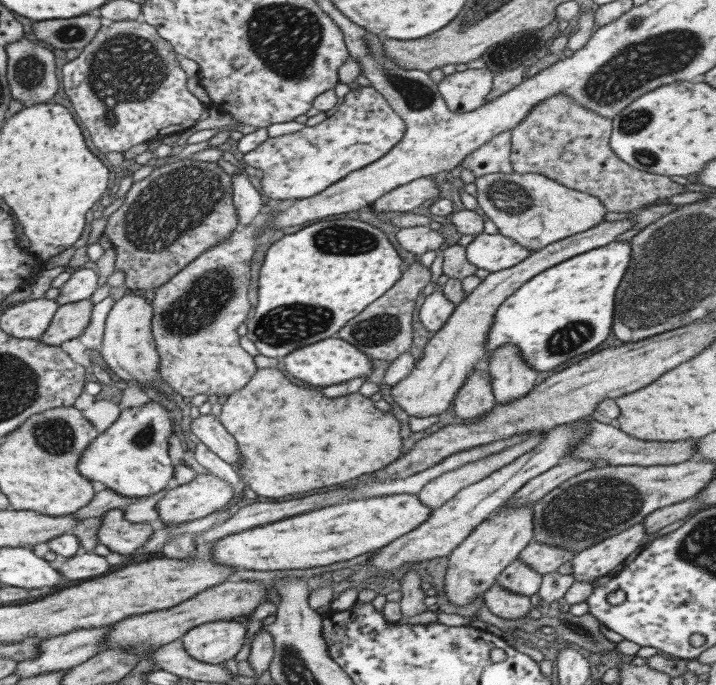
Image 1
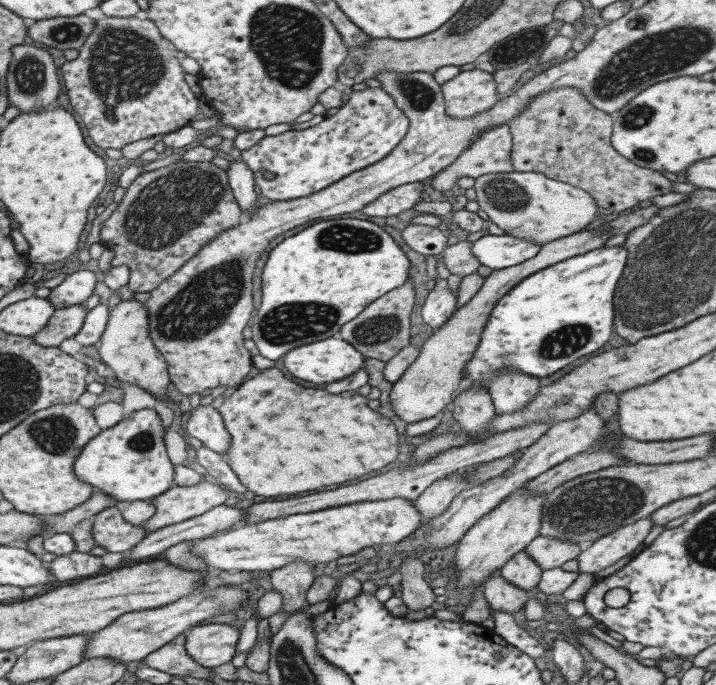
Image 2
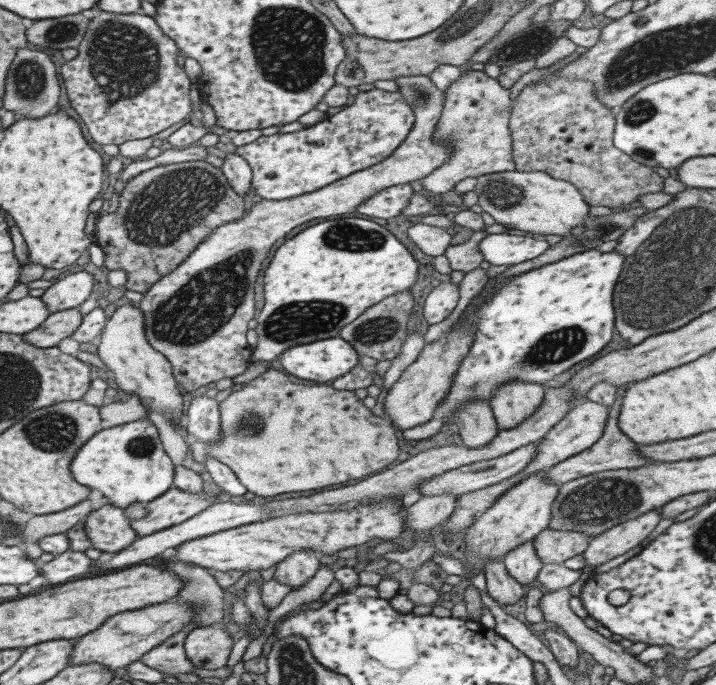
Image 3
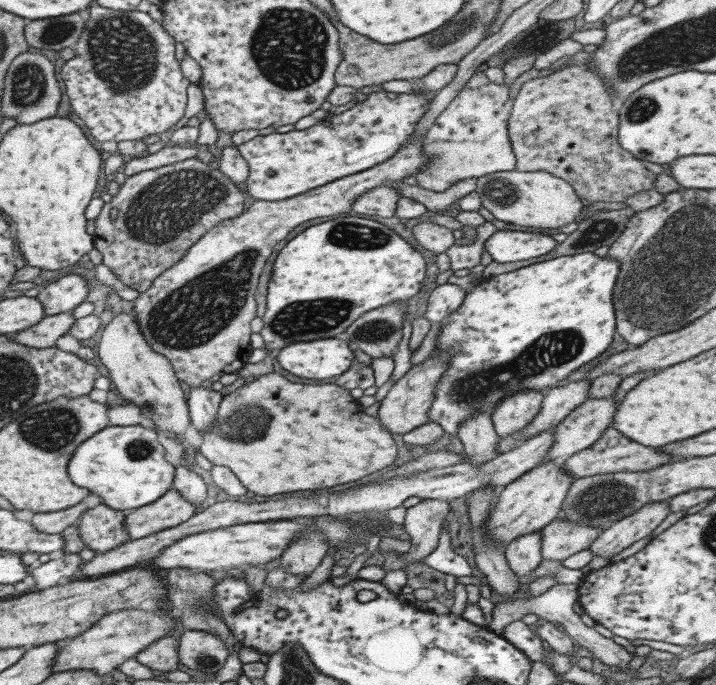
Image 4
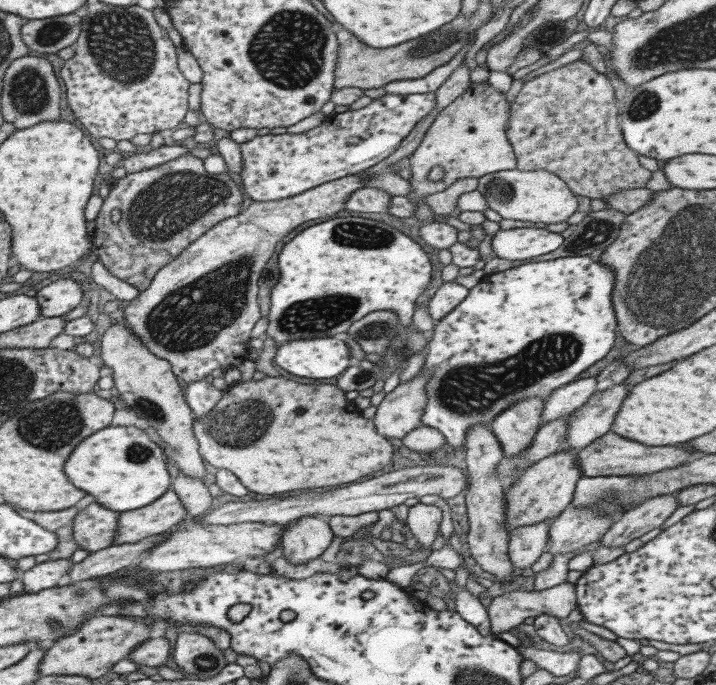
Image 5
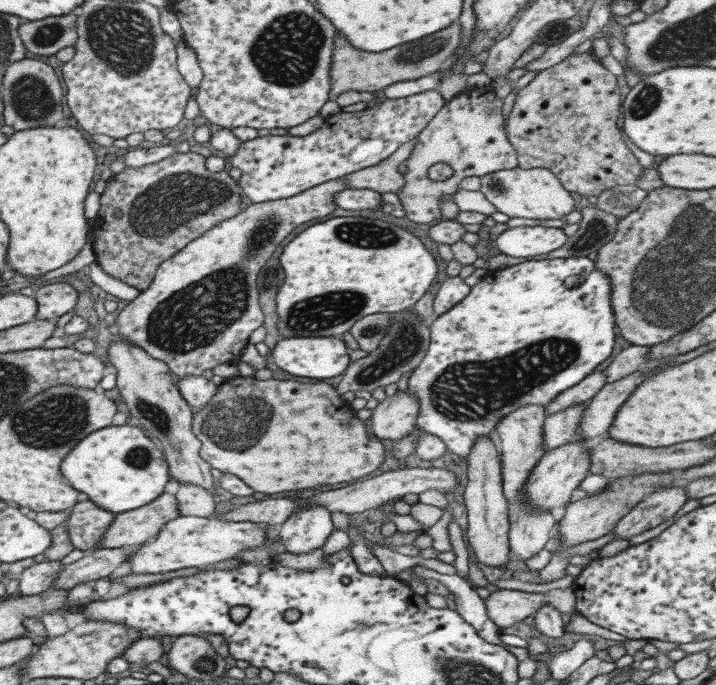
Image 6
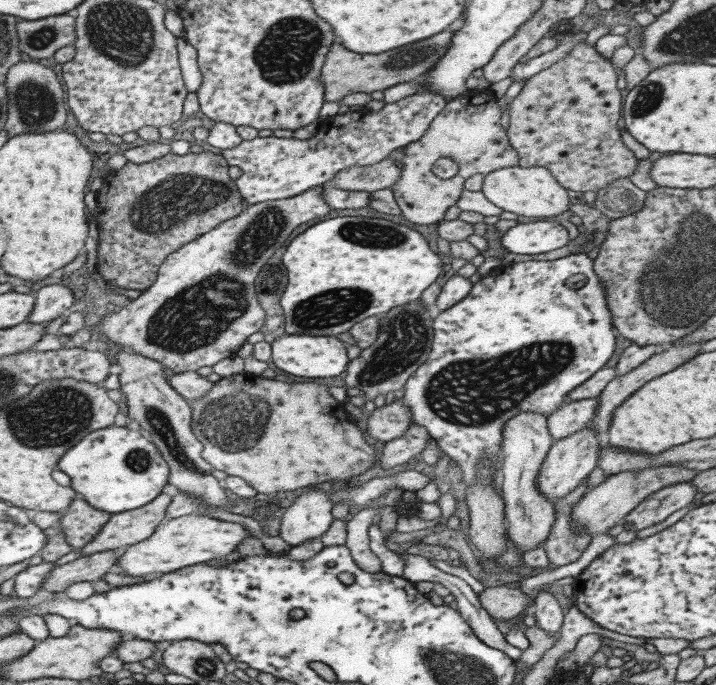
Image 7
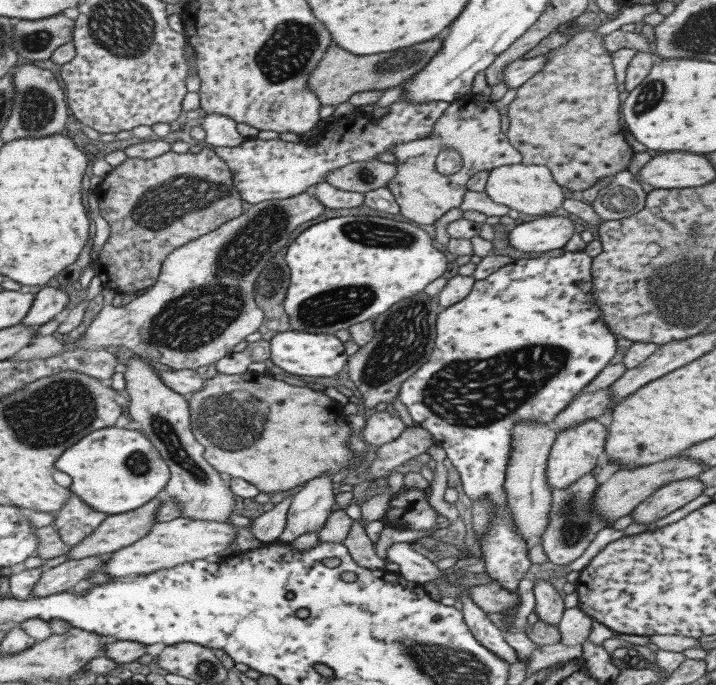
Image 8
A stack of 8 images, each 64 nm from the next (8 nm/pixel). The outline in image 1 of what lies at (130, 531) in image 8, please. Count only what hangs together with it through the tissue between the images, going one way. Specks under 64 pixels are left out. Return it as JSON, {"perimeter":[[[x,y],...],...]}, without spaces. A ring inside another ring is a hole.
{"perimeter":[[[211,472],[195,474],[193,480],[190,480],[188,484],[177,485],[170,489],[156,504],[159,523],[164,526],[165,524],[178,524],[201,518],[215,510],[226,508],[235,500],[235,497],[231,484],[217,478],[215,474],[211,474]]]}

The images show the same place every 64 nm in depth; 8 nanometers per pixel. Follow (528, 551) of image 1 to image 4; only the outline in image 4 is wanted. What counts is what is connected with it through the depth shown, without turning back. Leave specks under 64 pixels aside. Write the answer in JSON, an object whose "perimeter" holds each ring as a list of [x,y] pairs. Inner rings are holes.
{"perimeter":[[[555,518],[541,529],[541,558],[561,562],[571,554],[587,549],[603,529]]]}

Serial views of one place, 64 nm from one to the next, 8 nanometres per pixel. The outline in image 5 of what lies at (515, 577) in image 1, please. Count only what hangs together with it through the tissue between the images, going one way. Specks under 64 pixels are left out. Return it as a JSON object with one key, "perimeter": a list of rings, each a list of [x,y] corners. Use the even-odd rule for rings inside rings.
{"perimeter":[[[549,519],[529,525],[519,525],[508,533],[507,556],[512,567],[529,568],[543,552],[547,542]]]}

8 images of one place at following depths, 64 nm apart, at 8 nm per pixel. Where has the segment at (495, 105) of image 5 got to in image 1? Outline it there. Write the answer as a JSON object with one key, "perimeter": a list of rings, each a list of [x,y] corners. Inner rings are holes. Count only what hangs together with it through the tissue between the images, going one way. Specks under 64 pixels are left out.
{"perimeter":[[[458,68],[453,74],[438,82],[445,106],[453,112],[463,113],[485,104],[485,97],[492,88],[491,71],[487,68]],[[505,130],[479,145],[459,166],[467,168],[475,178],[491,173],[509,174],[512,172],[510,150],[510,132]]]}

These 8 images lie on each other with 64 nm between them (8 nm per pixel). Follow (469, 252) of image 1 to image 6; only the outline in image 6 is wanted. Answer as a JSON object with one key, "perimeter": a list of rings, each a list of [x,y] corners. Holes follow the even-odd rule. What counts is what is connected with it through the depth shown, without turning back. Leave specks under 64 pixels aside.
{"perimeter":[[[519,226],[502,231],[494,240],[493,246],[501,254],[529,259],[559,249],[566,240],[562,228]]]}

